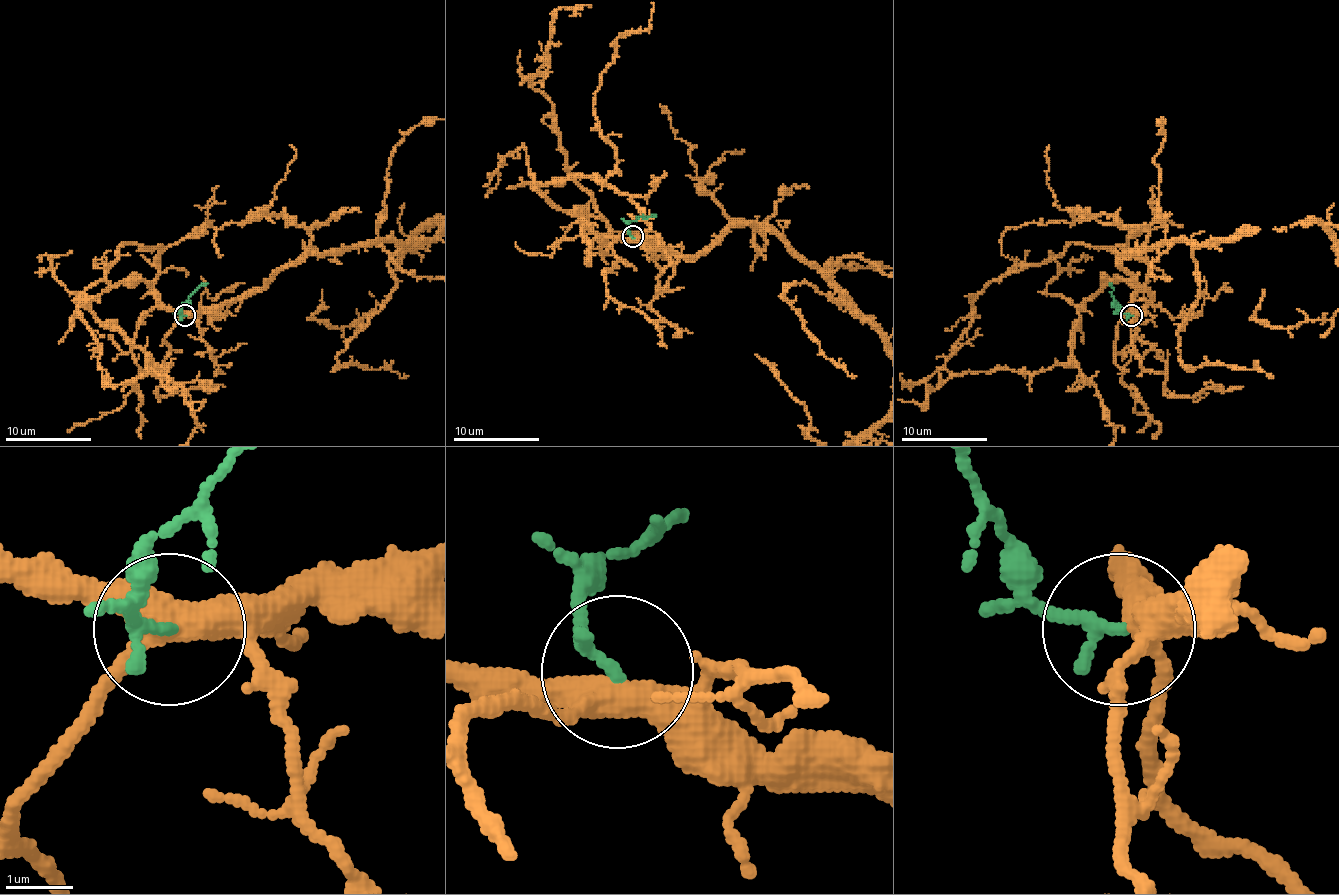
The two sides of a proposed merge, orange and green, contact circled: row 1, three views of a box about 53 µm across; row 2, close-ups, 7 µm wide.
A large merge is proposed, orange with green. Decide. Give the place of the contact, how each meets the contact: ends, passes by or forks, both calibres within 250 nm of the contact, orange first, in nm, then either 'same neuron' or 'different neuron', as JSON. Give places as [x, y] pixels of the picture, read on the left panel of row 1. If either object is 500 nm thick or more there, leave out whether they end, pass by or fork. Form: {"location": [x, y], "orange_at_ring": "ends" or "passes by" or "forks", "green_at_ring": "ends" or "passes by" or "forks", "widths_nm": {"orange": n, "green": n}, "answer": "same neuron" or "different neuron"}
{"location": [184, 315], "orange_at_ring": "forks", "green_at_ring": "ends", "widths_nm": {"orange": 400, "green": 190}, "answer": "different neuron"}

